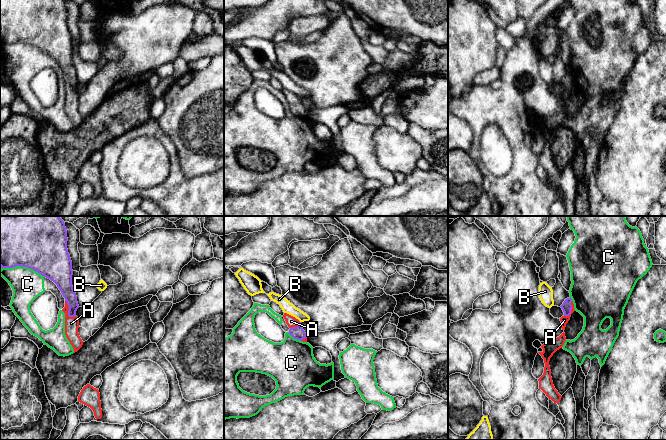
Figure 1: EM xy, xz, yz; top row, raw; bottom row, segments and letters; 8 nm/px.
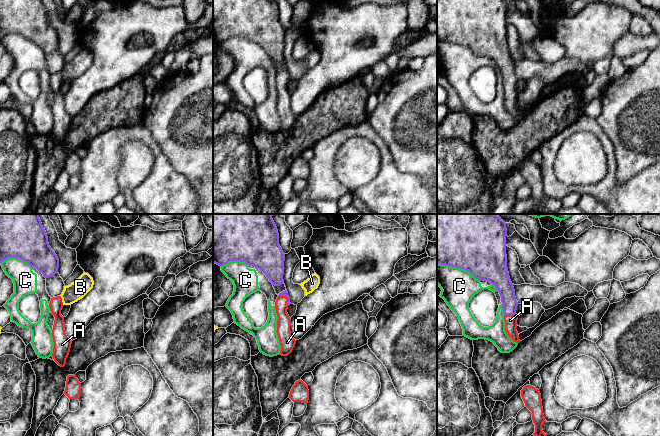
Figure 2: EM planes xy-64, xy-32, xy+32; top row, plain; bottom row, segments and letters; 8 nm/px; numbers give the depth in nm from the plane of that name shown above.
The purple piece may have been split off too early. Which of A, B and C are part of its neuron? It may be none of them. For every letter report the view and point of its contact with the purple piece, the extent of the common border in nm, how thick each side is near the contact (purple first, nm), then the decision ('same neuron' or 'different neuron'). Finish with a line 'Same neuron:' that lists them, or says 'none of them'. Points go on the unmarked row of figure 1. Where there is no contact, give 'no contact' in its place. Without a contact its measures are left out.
A: xy (68, 87) | 160 nm | 130/110 nm | same neuron
B: xz (299, 97) | 30 nm | 100/90 nm | different neuron
C: xy (23, 42) | 360 nm | 380/260 nm | different neuron
Same neuron: A

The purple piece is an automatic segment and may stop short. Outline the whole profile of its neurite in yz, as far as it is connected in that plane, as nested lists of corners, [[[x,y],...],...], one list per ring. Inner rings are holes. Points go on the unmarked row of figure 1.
[[[570,74],[565,75],[563,80],[560,82],[564,88],[564,91],[560,94],[562,106],[565,106],[566,100],[570,96],[571,90],[575,87],[573,77]]]

